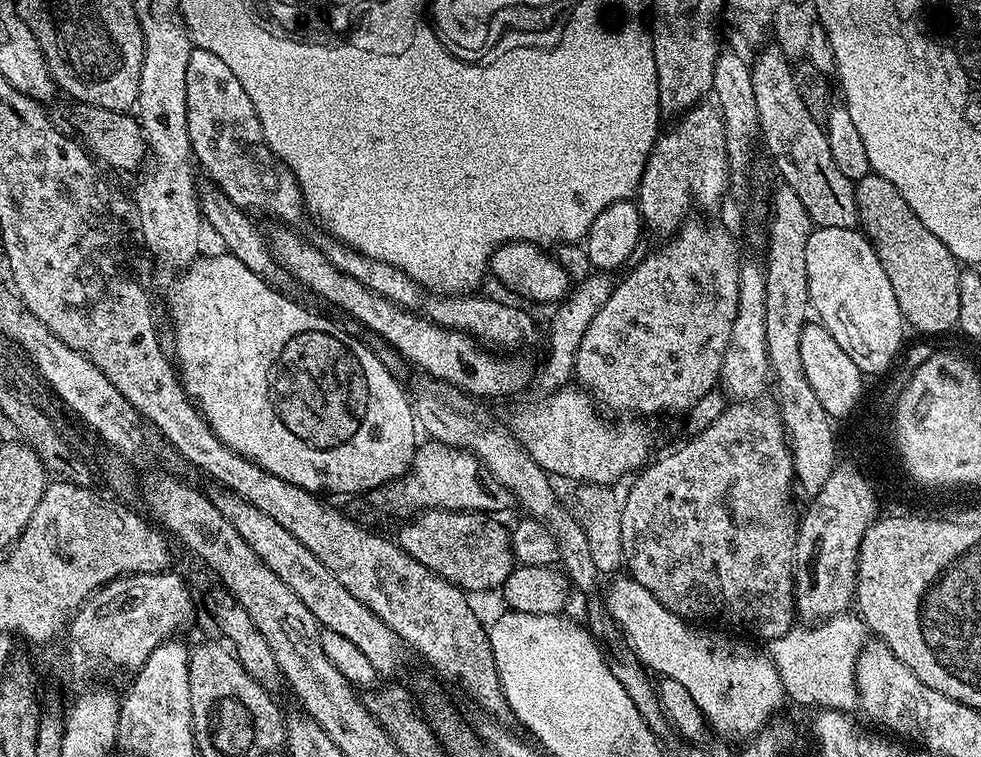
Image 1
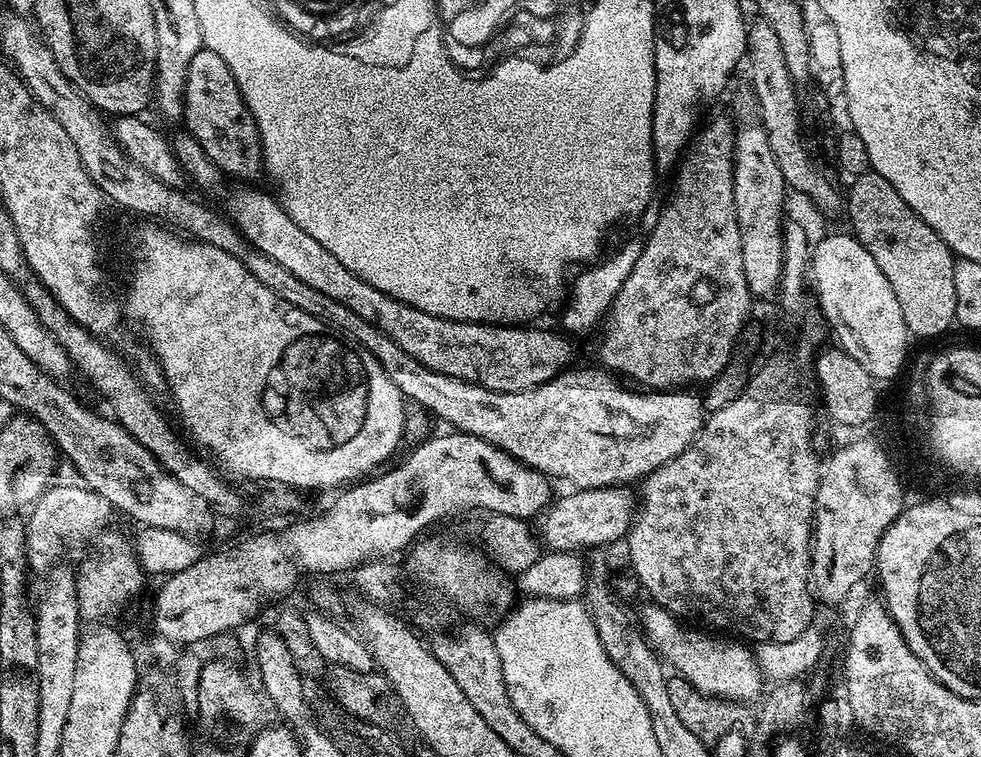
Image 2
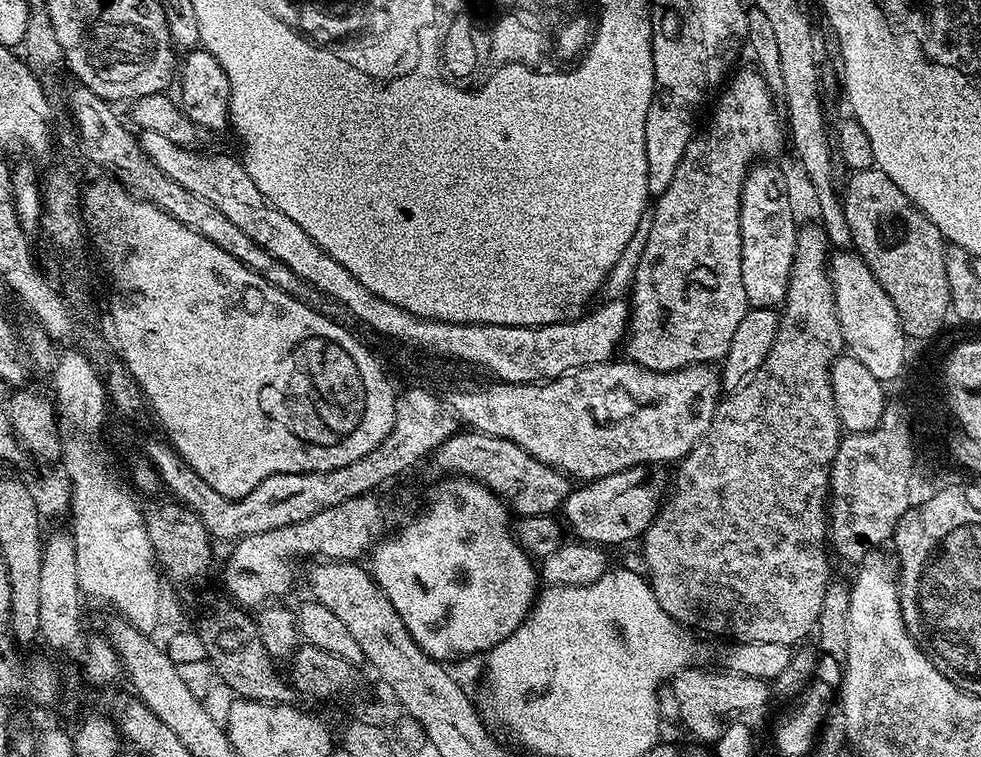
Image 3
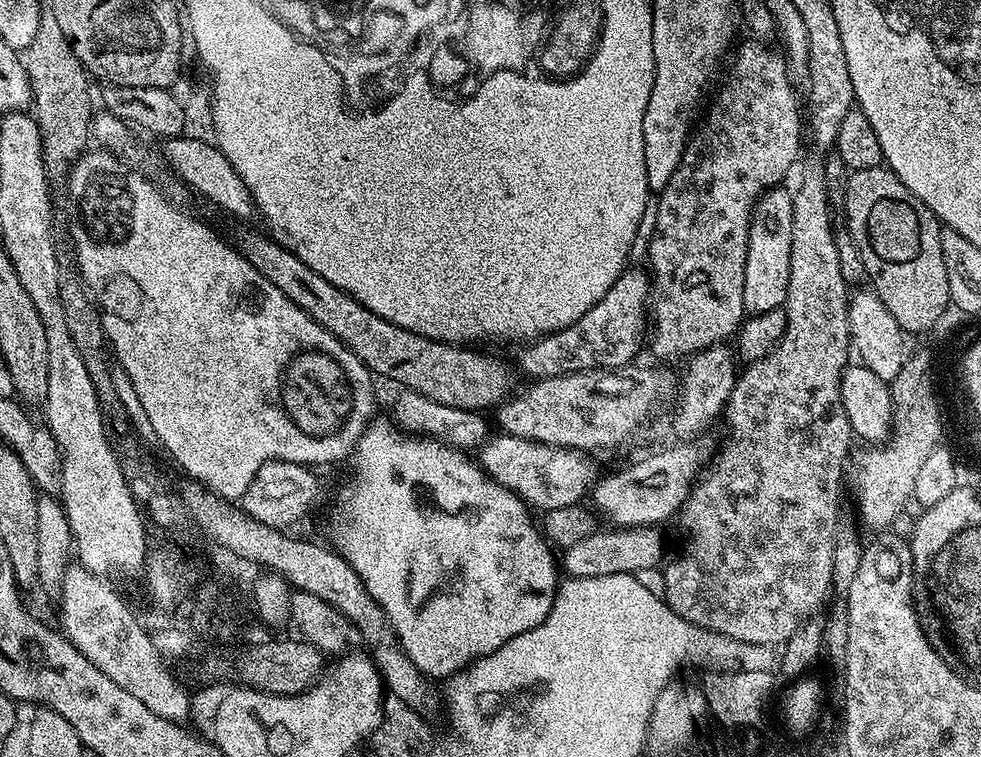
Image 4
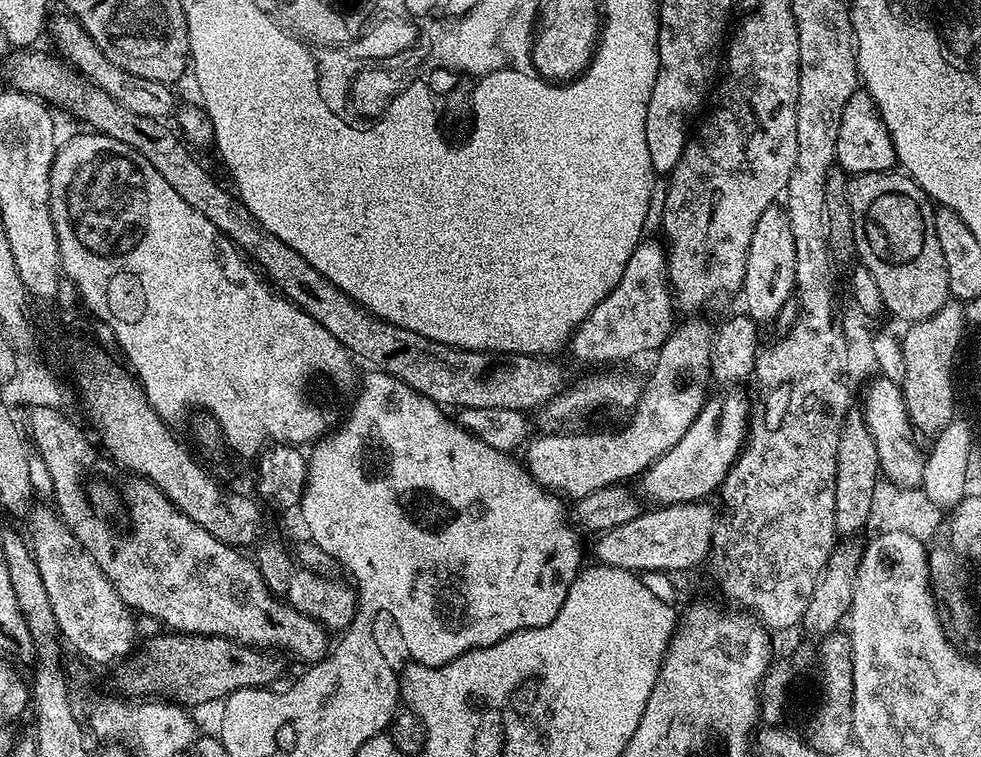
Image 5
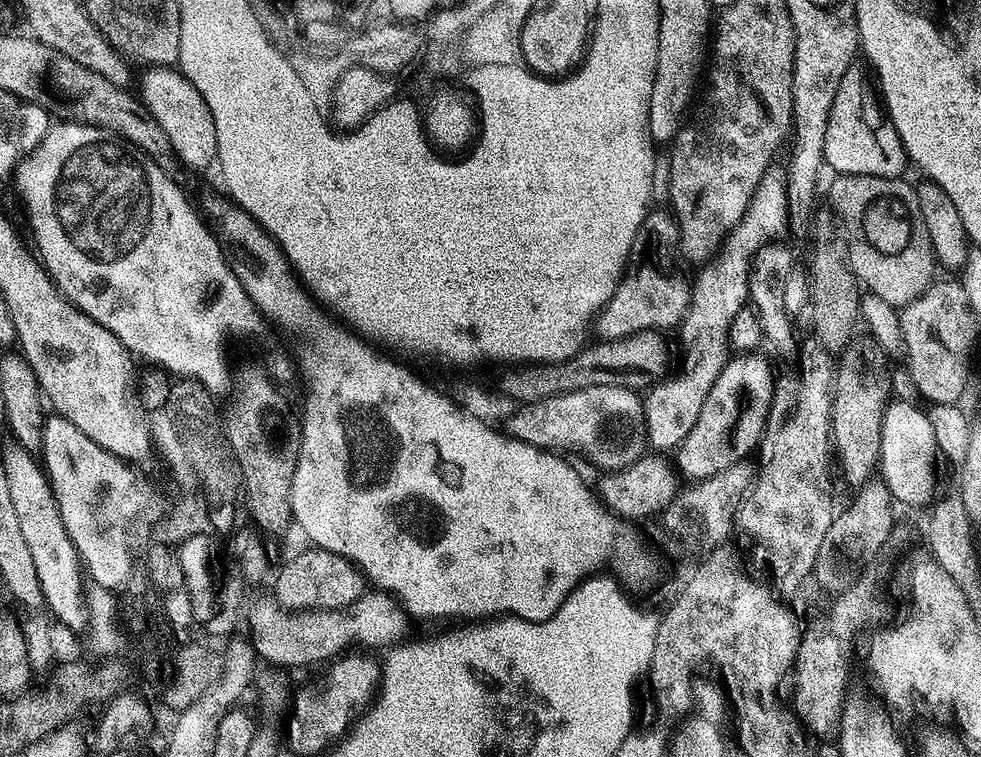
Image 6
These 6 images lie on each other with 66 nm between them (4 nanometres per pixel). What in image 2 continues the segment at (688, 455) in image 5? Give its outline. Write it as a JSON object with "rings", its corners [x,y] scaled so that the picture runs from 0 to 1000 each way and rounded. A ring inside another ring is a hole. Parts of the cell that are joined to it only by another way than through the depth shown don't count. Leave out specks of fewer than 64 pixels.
{"rings":[[[643,643],[588,645],[580,651],[580,655],[575,655],[572,661],[564,659],[557,675],[544,687],[547,709],[562,728],[587,729],[592,727],[591,724],[612,727],[630,712],[639,709],[650,670],[649,657]]]}

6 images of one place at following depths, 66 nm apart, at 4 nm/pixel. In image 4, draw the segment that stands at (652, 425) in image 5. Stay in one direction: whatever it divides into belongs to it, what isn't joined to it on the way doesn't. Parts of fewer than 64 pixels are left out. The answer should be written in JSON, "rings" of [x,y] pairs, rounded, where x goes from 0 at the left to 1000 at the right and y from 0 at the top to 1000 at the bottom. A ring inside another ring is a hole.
{"rings":[[[517,573],[503,575],[487,593],[489,617],[509,639],[525,650],[535,666],[543,672],[550,671],[551,678],[590,666],[600,654],[610,633],[603,608],[607,606],[600,598],[590,597],[588,592],[566,592]]]}

